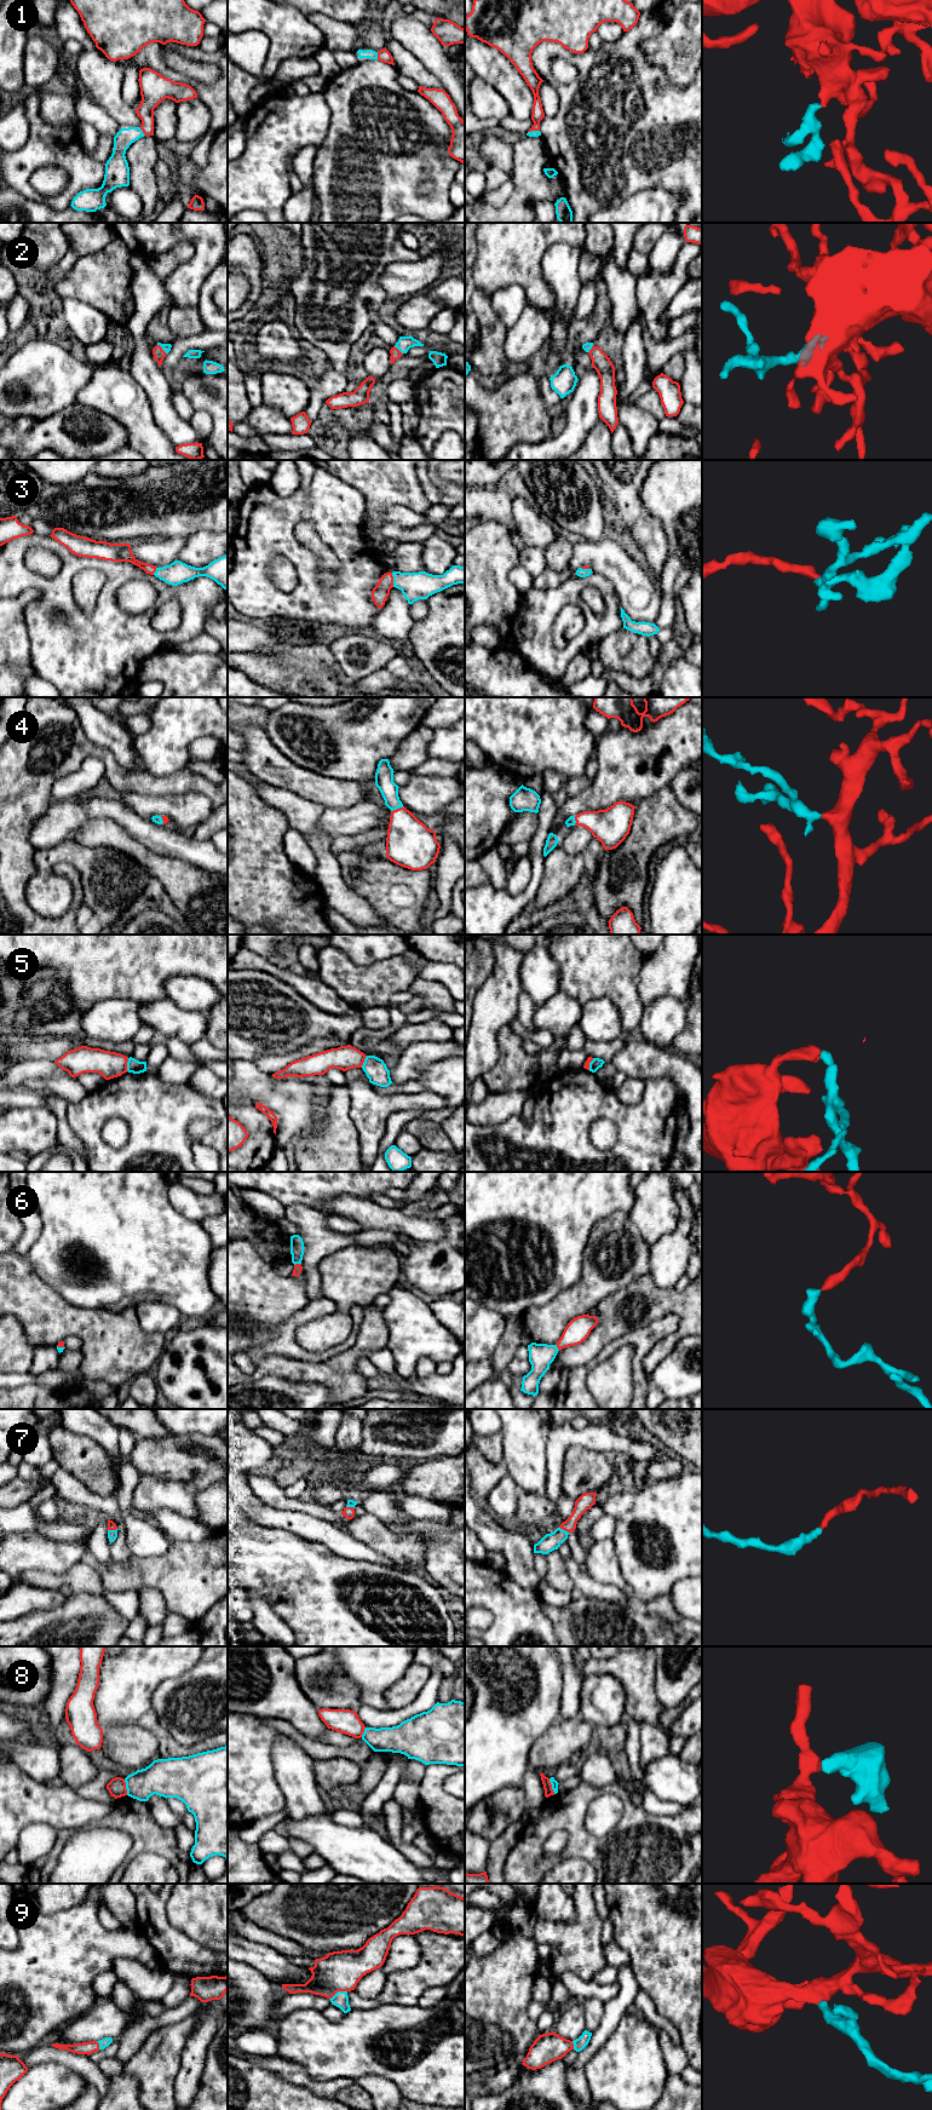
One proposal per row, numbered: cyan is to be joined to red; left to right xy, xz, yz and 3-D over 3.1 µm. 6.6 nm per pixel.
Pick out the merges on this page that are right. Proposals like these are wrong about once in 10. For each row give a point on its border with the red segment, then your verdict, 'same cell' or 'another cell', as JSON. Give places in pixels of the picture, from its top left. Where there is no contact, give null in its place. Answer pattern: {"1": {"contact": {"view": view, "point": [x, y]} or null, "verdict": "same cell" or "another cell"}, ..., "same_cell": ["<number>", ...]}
{"1": {"contact": {"view": "xy", "point": [142, 130]}, "verdict": "same cell"}, "2": {"contact": {"view": "xz", "point": [398, 350]}, "verdict": "same cell"}, "3": {"contact": {"view": "xz", "point": [392, 580]}, "verdict": "same cell"}, "4": {"contact": {"view": "xz", "point": [397, 809]}, "verdict": "same cell"}, "5": {"contact": {"view": "xy", "point": [126, 1064]}, "verdict": "another cell"}, "6": {"contact": {"view": "xz", "point": [297, 1264]}, "verdict": "same cell"}, "7": {"contact": {"view": "yz", "point": [563, 1529]}, "verdict": "same cell"}, "8": {"contact": {"view": "xy", "point": [125, 1787]}, "verdict": "another cell"}, "9": {"contact": {"view": "xz", "point": [338, 1990]}, "verdict": "same cell"}, "same_cell": ["1", "2", "3", "4", "6", "7", "9"]}

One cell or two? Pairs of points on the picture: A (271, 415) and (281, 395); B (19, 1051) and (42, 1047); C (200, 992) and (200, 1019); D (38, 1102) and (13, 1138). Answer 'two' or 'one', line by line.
A: two
B: one
C: two
D: two

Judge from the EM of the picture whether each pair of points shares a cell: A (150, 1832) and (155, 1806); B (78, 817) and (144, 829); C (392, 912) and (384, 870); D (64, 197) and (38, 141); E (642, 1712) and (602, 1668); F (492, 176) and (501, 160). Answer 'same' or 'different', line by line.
A: different
B: different
C: same
D: same
E: same
F: different

